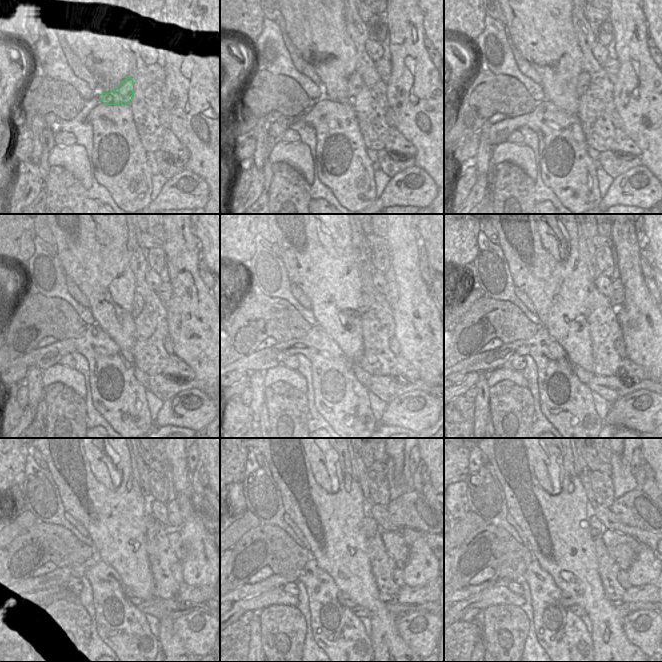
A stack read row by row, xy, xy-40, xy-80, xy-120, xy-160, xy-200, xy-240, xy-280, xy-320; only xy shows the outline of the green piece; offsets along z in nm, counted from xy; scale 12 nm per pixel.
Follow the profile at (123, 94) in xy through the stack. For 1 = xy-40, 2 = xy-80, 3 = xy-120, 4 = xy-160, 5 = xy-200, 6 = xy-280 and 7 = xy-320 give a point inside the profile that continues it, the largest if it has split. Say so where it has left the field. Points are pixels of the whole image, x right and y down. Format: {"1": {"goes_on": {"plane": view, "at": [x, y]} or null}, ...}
{"1": {"goes_on": {"plane": "xy-40", "at": [354, 85]}}, "2": {"goes_on": {"plane": "xy-80", "at": [583, 83]}}, "3": {"goes_on": {"plane": "xy-120", "at": [138, 303]}}, "4": {"goes_on": {"plane": "xy-160", "at": [364, 304]}}, "5": {"goes_on": {"plane": "xy-200", "at": [591, 301]}}, "6": {"goes_on": {"plane": "xy-280", "at": [370, 524]}}, "7": {"goes_on": {"plane": "xy-320", "at": [596, 527]}}}

